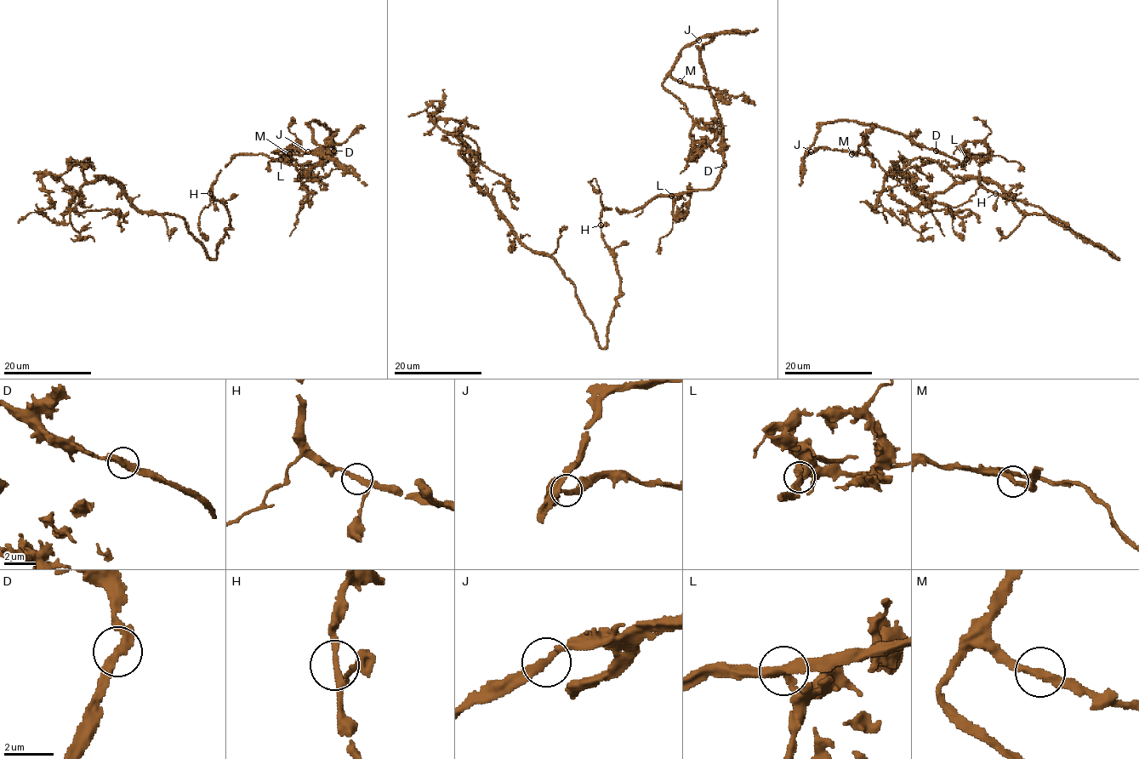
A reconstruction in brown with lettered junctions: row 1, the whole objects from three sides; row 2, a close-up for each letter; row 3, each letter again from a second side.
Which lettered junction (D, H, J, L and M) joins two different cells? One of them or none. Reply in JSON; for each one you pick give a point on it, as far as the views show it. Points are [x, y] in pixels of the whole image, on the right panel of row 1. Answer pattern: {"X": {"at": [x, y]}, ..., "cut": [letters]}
{"cut": []}

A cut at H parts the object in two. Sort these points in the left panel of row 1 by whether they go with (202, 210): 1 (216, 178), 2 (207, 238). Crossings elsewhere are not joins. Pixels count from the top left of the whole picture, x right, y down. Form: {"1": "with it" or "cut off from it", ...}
{"1": "with it", "2": "with it"}

